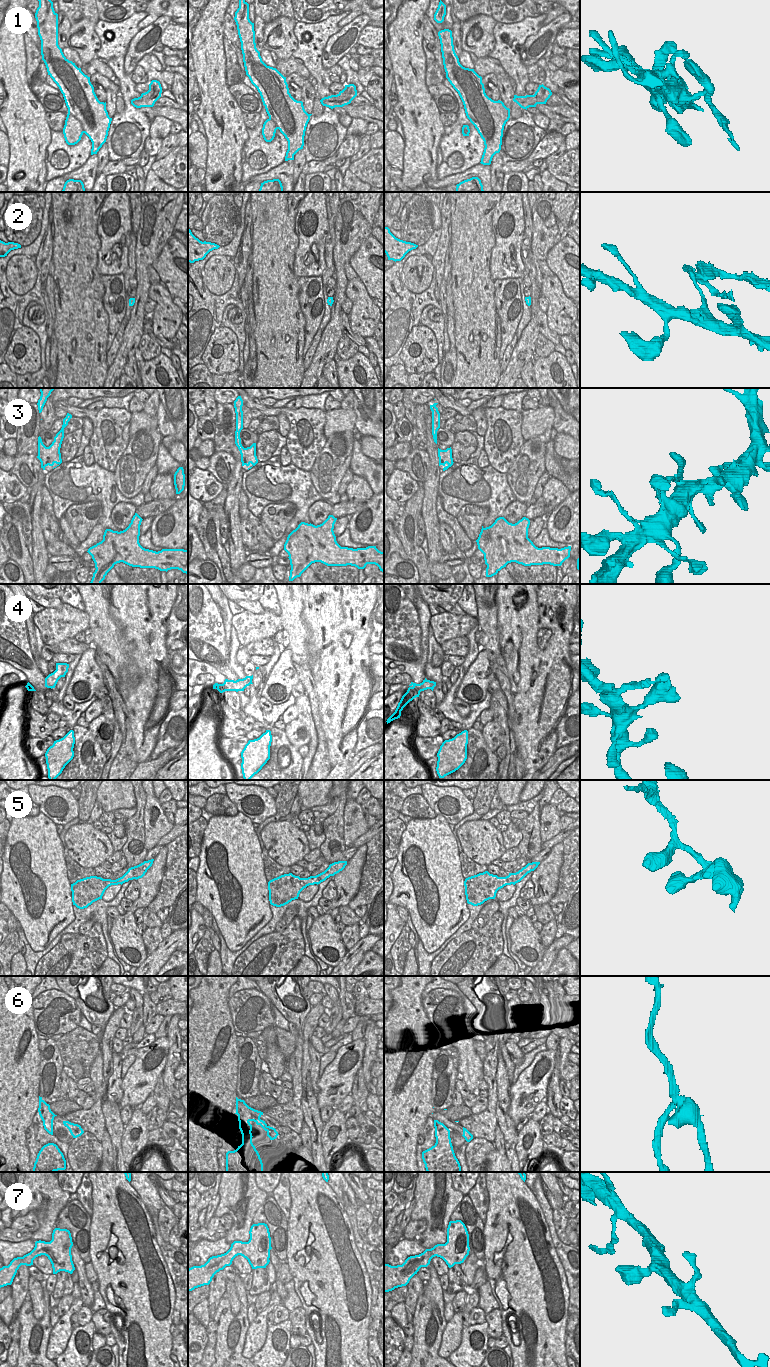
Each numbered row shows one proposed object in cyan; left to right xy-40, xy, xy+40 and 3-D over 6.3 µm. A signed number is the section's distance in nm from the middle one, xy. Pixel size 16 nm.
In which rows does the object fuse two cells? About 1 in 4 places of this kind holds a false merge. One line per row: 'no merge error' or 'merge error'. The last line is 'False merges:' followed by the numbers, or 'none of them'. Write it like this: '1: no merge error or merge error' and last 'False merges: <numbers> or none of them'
1: merge error
2: merge error
3: merge error
4: no merge error
5: no merge error
6: merge error
7: no merge error
False merges: 1, 2, 3, 6

